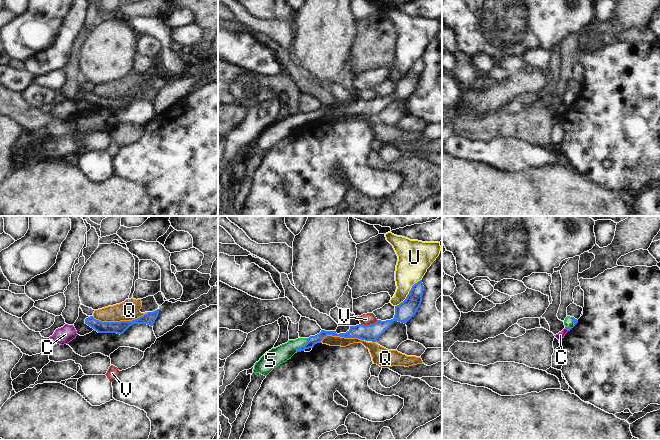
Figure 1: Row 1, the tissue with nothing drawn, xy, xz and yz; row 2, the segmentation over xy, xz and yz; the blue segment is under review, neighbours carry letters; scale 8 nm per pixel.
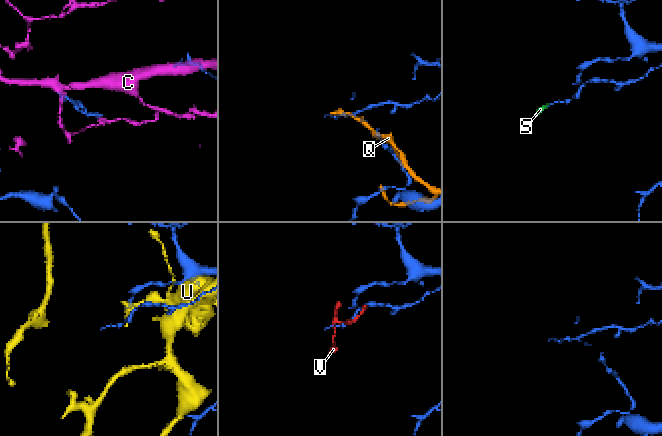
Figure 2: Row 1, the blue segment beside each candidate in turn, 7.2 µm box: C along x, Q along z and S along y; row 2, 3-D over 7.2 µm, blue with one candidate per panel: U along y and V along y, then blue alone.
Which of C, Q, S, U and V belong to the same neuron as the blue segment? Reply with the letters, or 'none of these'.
S

